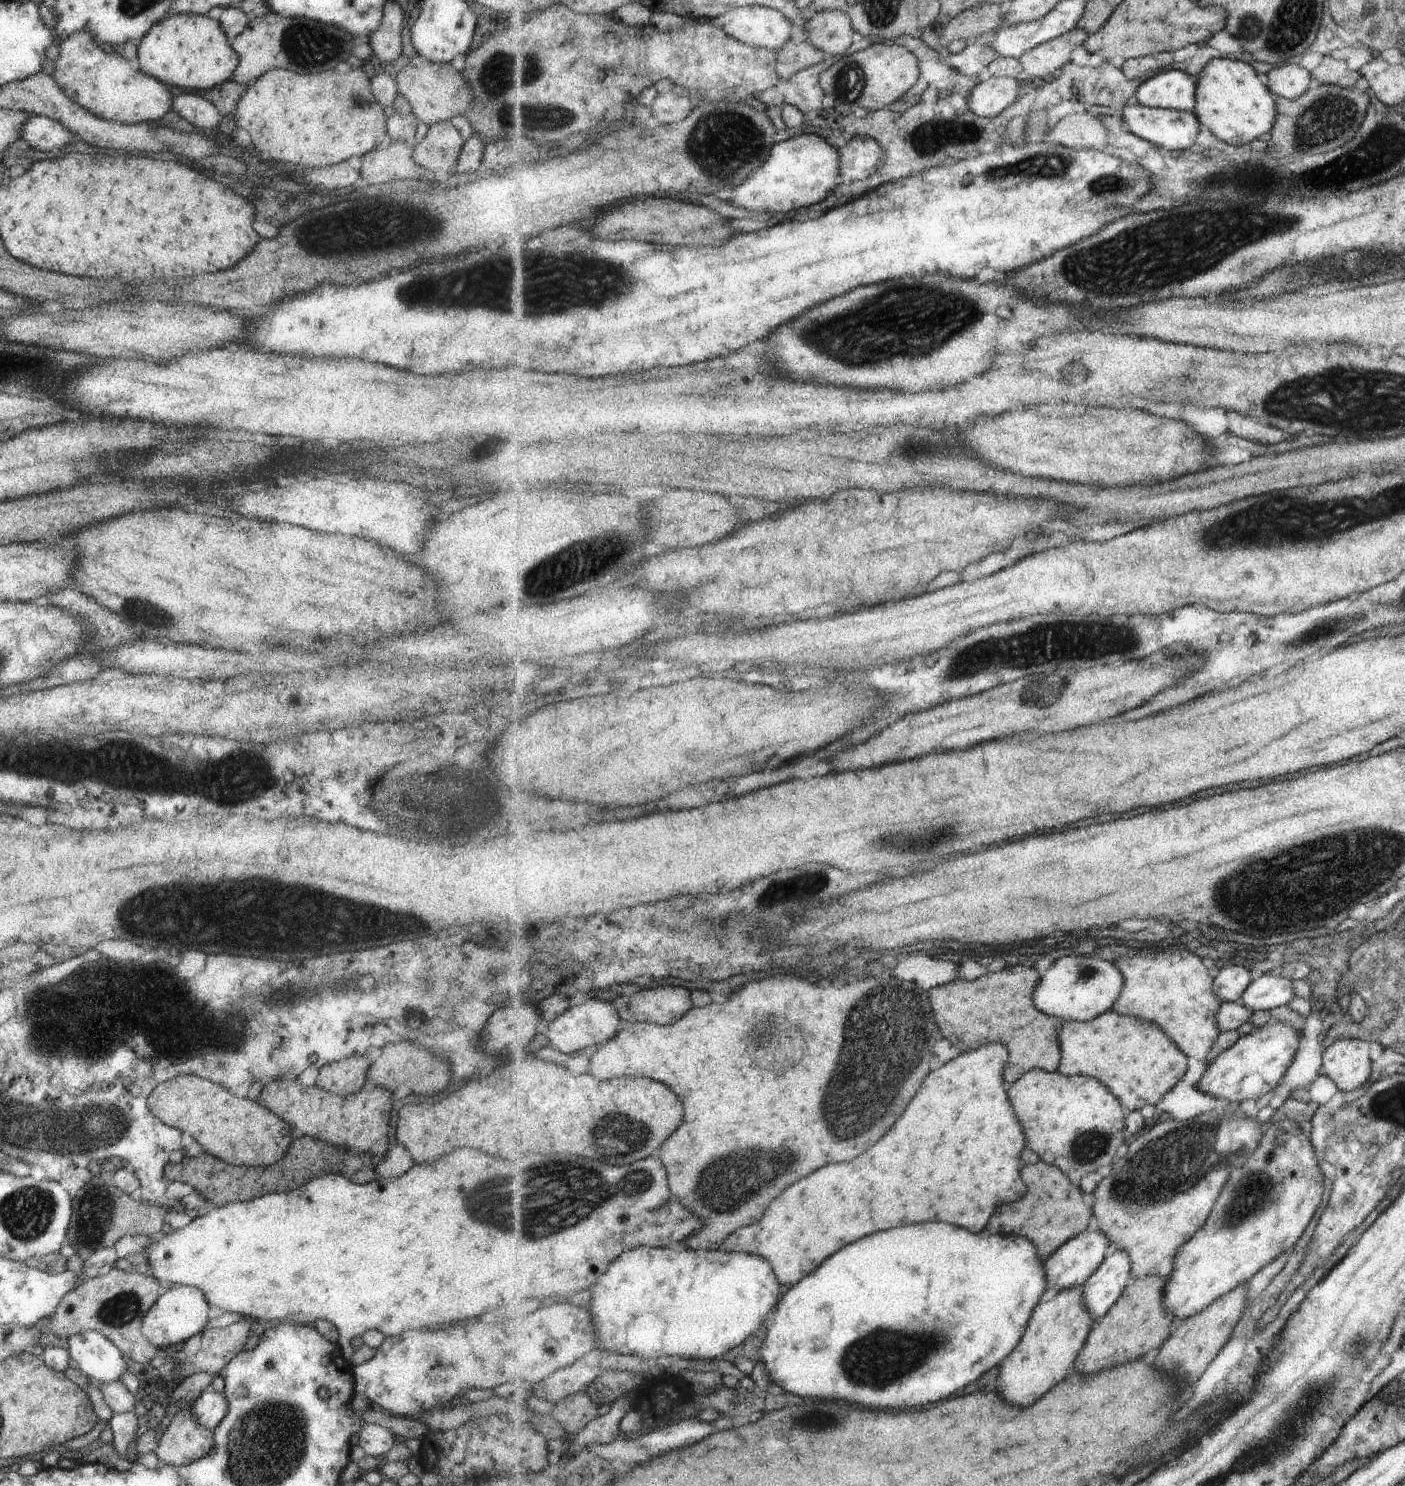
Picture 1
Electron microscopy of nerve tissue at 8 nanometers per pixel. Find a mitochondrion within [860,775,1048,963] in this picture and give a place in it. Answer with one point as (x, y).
(903, 841)

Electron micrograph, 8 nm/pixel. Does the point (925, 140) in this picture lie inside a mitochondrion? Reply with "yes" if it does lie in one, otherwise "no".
yes

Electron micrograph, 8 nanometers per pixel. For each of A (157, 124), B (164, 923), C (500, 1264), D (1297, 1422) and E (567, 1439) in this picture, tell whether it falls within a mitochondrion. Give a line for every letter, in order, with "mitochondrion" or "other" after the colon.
A: other
B: mitochondrion
C: other
D: mitochondrion
E: other

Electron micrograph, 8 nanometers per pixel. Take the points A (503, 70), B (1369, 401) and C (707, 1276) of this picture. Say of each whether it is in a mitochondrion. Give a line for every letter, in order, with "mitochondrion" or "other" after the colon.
A: mitochondrion
B: mitochondrion
C: other

